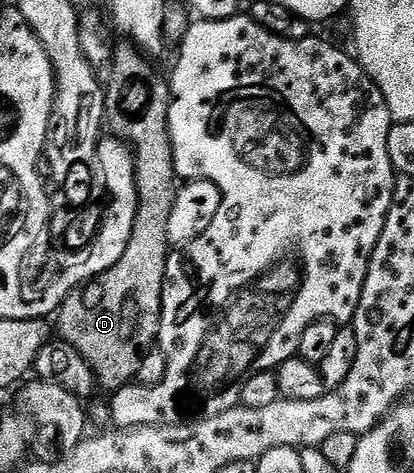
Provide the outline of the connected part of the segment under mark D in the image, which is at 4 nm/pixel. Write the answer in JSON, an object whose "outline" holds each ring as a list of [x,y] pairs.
{"outline":[[[121,43],[113,50],[113,66],[107,78],[105,90],[105,119],[107,129],[112,136],[118,137],[133,150],[135,163],[135,183],[138,187],[138,211],[135,213],[135,225],[132,228],[130,243],[123,257],[106,273],[99,274],[93,280],[74,287],[61,302],[61,308],[55,313],[55,329],[60,340],[66,341],[87,363],[97,376],[97,384],[102,390],[116,391],[137,381],[139,367],[143,359],[158,344],[157,336],[161,330],[161,304],[165,290],[165,272],[171,260],[171,246],[167,235],[167,226],[171,224],[171,211],[175,208],[175,195],[179,188],[179,178],[175,171],[175,155],[169,134],[169,103],[171,85],[157,74],[150,58],[133,43]]]}

